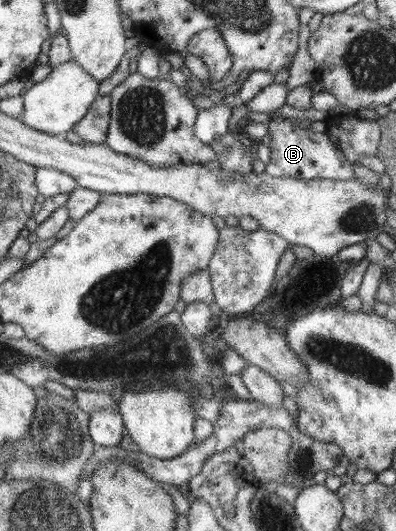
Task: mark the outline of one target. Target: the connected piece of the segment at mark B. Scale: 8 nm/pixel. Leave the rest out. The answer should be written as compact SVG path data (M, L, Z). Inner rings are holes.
M273 113L267 123L271 135L271 161L265 172L275 177L292 177L298 180L349 181L354 179L353 165L324 132L302 129L289 119Z

